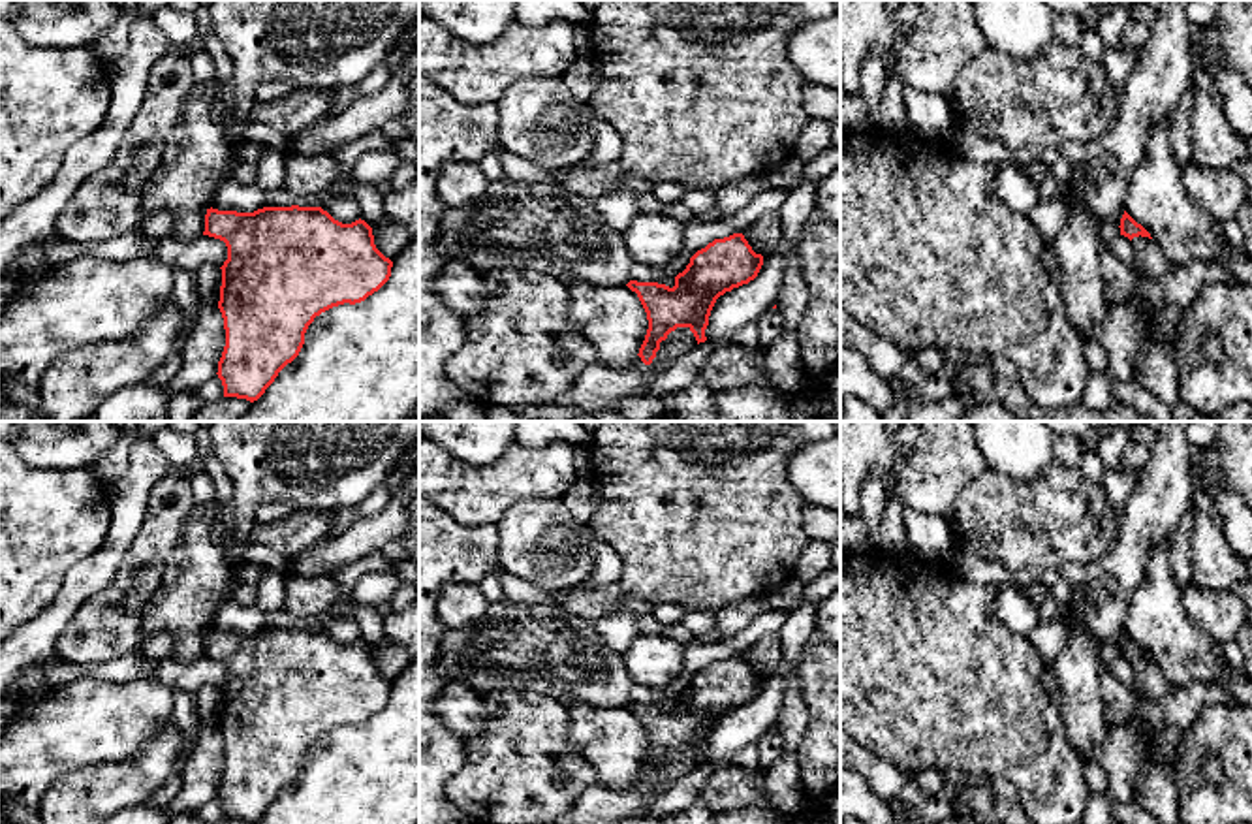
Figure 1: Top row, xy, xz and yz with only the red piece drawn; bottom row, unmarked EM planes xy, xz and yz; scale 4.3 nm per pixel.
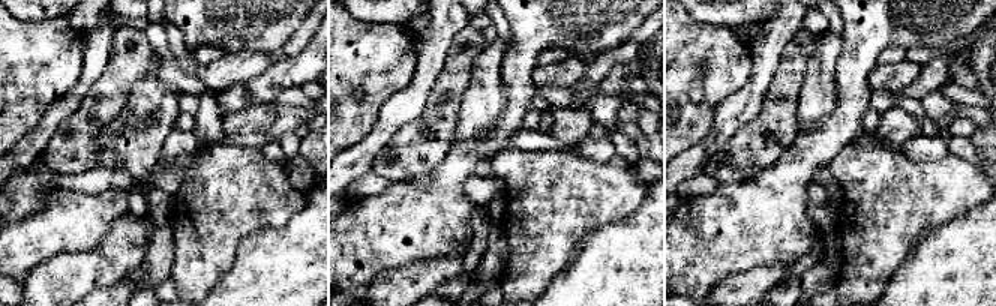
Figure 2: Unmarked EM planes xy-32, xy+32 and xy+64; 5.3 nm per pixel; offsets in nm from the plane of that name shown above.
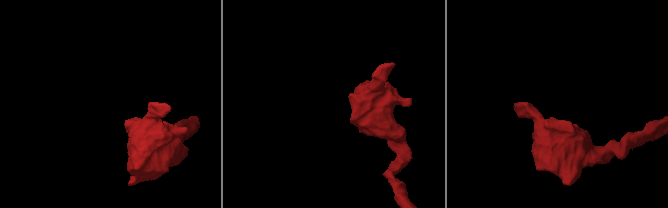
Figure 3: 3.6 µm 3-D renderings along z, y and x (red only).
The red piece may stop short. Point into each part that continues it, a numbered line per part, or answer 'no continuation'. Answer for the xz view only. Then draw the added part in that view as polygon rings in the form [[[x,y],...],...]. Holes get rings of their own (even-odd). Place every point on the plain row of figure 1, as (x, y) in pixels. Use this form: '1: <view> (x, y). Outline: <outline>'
no continuation

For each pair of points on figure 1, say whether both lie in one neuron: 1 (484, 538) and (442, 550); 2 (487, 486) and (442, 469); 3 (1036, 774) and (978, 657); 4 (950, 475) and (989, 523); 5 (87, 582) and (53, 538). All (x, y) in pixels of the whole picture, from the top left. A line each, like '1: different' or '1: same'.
1: same
2: same
3: same
4: different
5: different

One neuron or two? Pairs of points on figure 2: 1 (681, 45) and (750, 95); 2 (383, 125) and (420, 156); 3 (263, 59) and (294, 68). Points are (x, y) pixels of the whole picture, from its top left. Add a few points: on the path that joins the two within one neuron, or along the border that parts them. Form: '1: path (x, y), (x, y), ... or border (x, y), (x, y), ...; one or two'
1: border (753, 56), (749, 80), (725, 96), (714, 111); two
2: border (422, 113), (407, 122), (372, 162); two
3: border (275, 62), (263, 72), (243, 81); two

